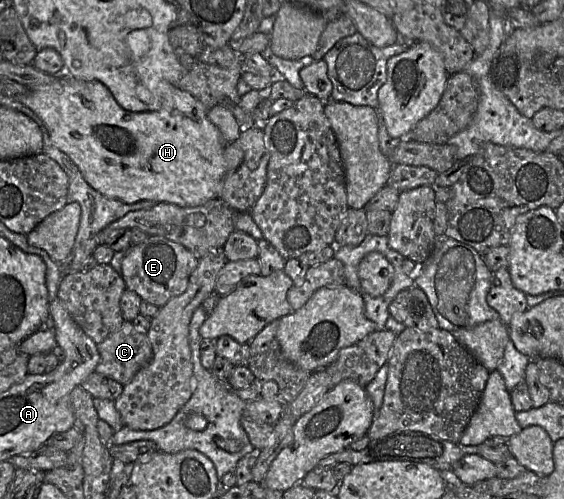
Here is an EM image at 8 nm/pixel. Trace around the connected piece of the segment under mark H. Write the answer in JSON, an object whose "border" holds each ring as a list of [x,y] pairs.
{"border":[[[67,74],[55,75],[53,81],[41,87],[28,89],[28,91],[19,96],[19,101],[30,108],[45,125],[53,144],[64,154],[66,154],[80,170],[85,181],[95,190],[104,196],[122,201],[127,204],[133,204],[140,201],[152,201],[155,203],[169,203],[180,207],[197,207],[203,205],[209,200],[219,198],[223,178],[226,173],[226,162],[224,150],[227,145],[219,129],[209,120],[208,110],[205,106],[193,97],[189,92],[180,89],[176,85],[162,80],[158,84],[158,94],[161,97],[161,107],[156,111],[131,112],[123,109],[109,89],[100,81],[82,81],[70,77]]]}

